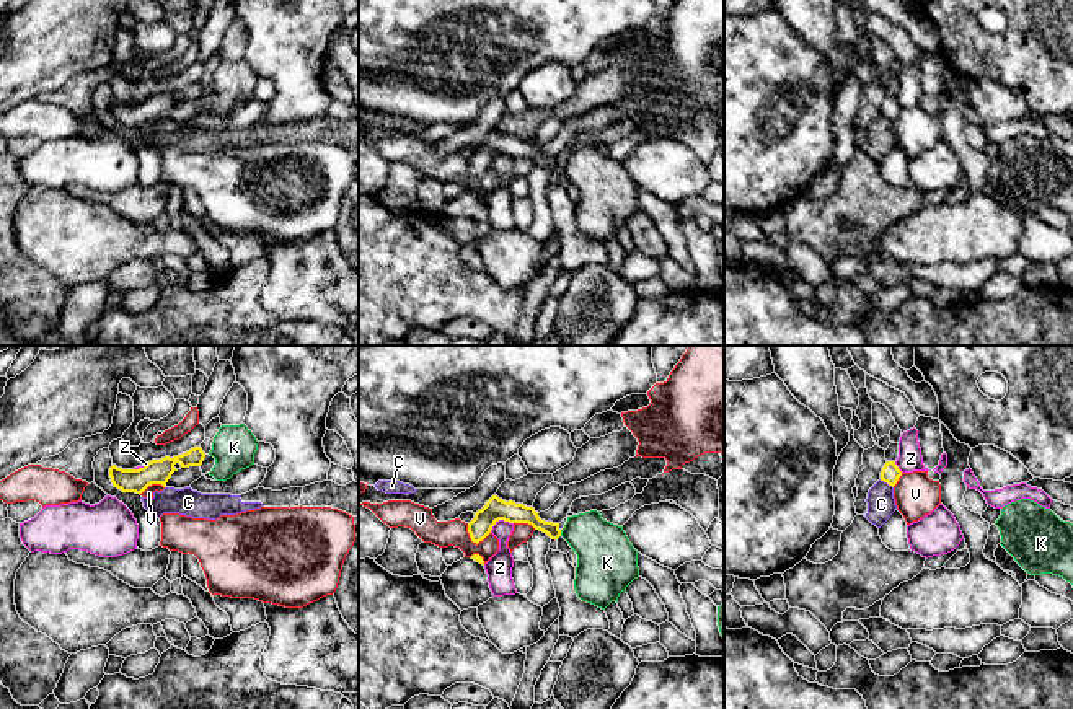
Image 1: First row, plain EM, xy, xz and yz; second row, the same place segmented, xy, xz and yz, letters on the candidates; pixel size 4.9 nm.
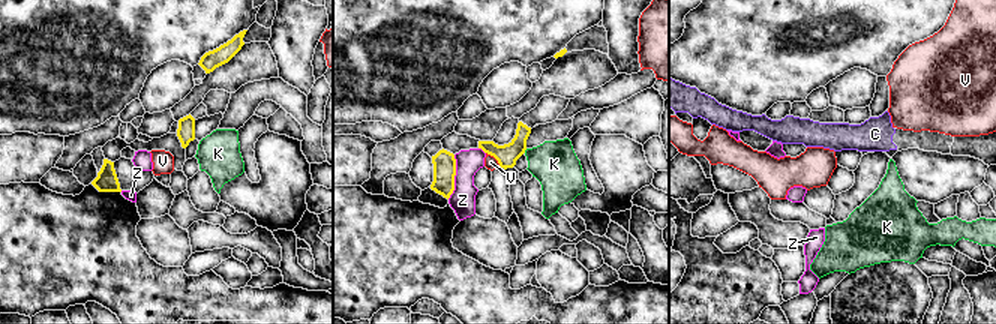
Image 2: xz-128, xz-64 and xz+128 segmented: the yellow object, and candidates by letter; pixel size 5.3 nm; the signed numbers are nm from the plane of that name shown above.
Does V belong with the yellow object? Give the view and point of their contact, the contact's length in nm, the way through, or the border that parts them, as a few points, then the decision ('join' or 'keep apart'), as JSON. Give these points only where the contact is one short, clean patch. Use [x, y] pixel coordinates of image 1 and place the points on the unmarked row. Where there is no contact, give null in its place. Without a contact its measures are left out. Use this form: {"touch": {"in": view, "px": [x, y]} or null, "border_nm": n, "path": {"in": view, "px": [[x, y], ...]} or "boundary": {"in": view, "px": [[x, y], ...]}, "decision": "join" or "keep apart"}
{"touch": {"in": "xz", "px": [473, 176]}, "border_nm": 130, "boundary": {"in": "xz", "px": [[467, 158], [467, 167], [476, 178], [490, 167]]}, "decision": "keep apart"}

